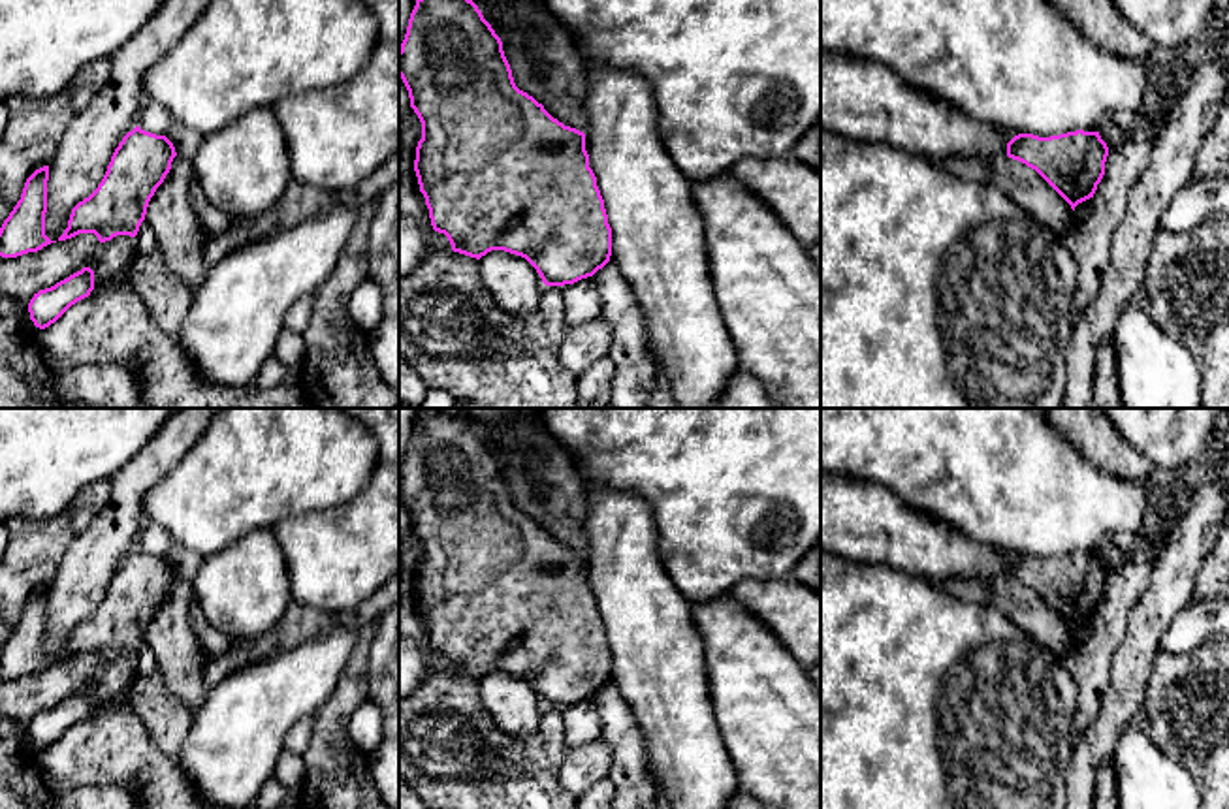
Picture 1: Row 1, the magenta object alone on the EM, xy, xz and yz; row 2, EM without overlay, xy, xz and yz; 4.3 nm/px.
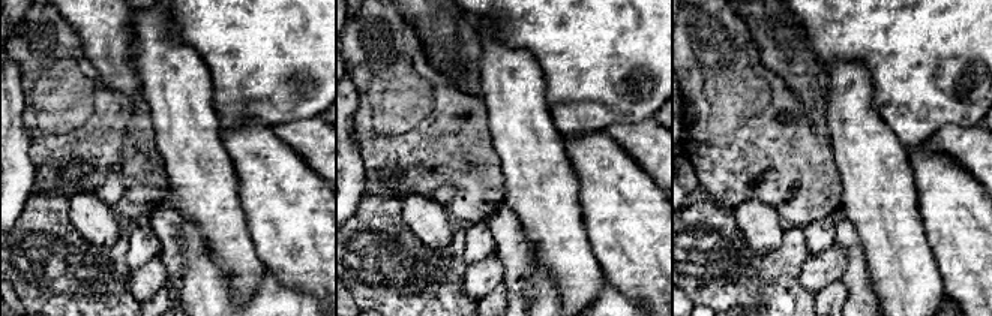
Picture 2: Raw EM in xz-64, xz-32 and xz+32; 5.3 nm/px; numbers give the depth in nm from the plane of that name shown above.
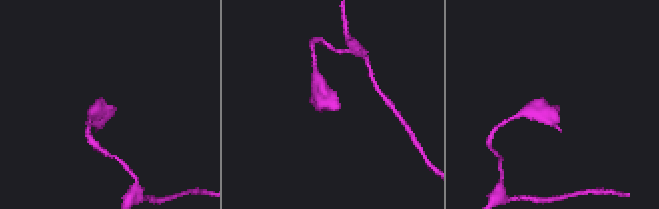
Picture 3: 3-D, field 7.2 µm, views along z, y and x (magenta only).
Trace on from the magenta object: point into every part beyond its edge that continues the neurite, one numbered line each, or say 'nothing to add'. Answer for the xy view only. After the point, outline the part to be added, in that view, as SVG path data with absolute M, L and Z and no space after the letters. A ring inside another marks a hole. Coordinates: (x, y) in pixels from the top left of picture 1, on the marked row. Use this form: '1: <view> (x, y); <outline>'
nothing to add

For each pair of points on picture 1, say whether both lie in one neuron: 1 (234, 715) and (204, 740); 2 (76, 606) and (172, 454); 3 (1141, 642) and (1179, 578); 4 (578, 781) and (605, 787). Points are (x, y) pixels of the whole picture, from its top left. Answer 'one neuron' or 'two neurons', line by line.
1: one neuron
2: one neuron
3: one neuron
4: two neurons

